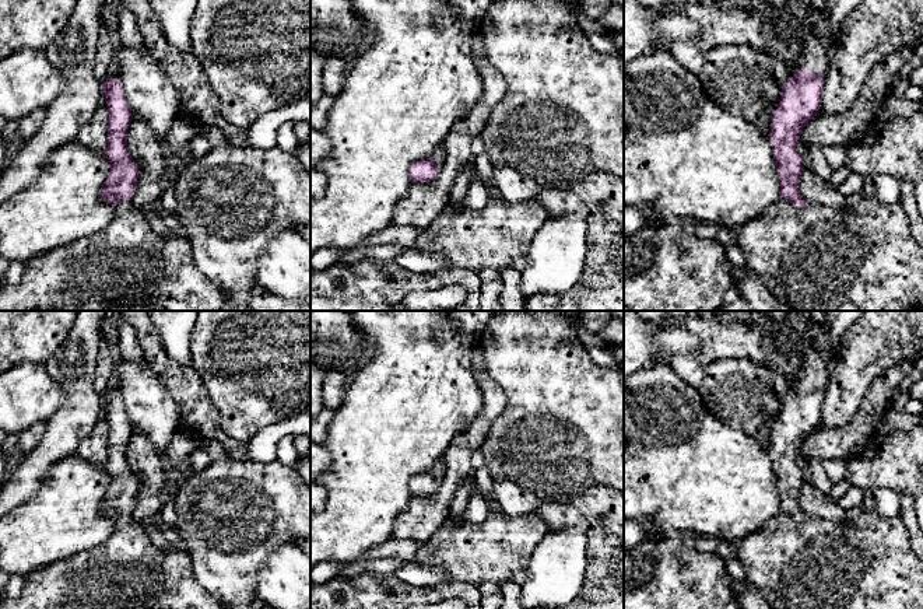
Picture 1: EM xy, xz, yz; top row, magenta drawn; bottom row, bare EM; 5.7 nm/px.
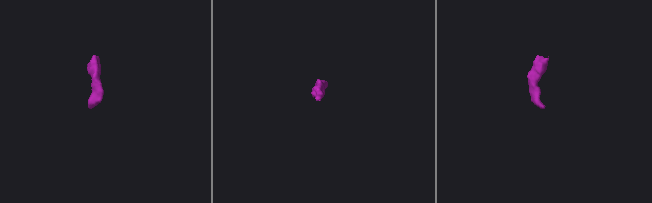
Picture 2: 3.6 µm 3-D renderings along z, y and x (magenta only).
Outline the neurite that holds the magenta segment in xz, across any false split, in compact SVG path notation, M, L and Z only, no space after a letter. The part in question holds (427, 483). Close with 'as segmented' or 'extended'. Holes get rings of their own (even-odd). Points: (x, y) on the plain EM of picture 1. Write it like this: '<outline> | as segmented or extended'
M438 461L435 466L422 475L413 477L408 483L413 497L424 497L434 494L446 473L446 465L443 461Z | extended

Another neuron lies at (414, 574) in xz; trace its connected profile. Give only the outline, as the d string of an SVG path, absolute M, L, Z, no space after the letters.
M415 561L397 568L392 575L417 588L432 588L448 581L442 567L424 567Z

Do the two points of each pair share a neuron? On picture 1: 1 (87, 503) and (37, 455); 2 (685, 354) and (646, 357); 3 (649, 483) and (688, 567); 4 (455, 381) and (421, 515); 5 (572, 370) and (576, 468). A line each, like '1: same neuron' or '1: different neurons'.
1: different neurons
2: same neuron
3: different neurons
4: different neurons
5: same neuron

